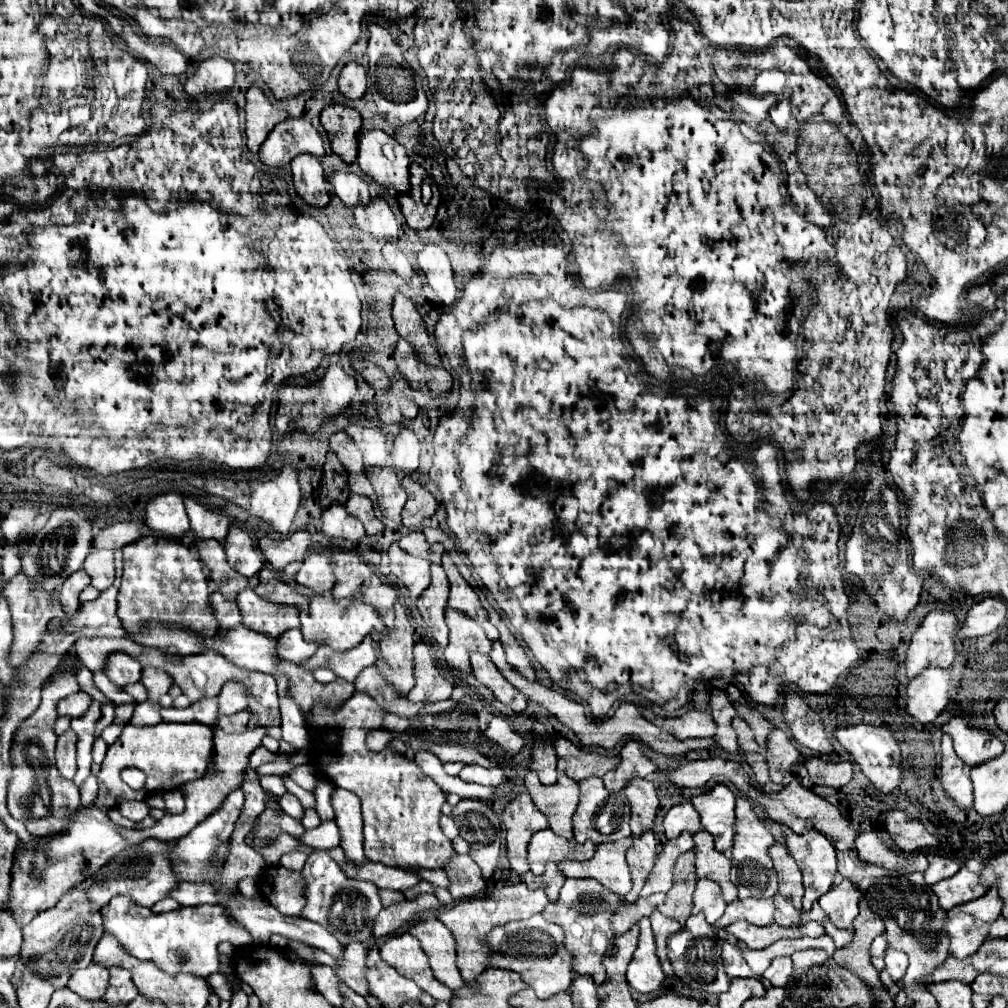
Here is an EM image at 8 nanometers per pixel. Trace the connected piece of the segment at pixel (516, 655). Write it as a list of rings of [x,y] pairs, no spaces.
[[[487,606],[487,612],[489,612],[489,618],[491,622],[499,628],[501,632],[501,644],[505,648],[505,654],[507,654],[507,662],[517,670],[521,672],[527,680],[535,680],[535,668],[531,666],[531,660],[527,658],[523,646],[519,644],[519,640],[509,632],[509,628],[505,626],[505,622],[501,620],[501,616],[497,614],[497,610],[493,610],[491,606]]]

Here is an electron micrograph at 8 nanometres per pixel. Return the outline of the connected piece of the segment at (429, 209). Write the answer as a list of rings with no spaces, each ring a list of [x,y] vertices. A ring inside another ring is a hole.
[[[411,164],[411,192],[397,198],[399,206],[401,206],[401,212],[405,216],[405,222],[413,230],[427,230],[433,224],[435,212],[437,212],[437,206],[439,206],[439,200],[441,200],[437,184],[433,182],[431,184],[433,198],[431,198],[429,204],[423,204],[421,182],[427,180],[427,178],[429,178],[427,172],[419,164]]]

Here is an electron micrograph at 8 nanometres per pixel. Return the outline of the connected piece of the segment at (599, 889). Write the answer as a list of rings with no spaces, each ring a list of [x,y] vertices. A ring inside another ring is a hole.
[[[565,880],[565,886],[561,888],[561,896],[555,904],[547,904],[541,912],[547,922],[553,922],[563,928],[565,932],[565,948],[573,954],[573,970],[577,974],[589,974],[595,984],[605,982],[605,966],[603,958],[609,948],[613,948],[613,930],[609,926],[609,918],[613,916],[615,908],[619,908],[621,898],[617,894],[611,894],[603,884],[597,884],[595,880]]]

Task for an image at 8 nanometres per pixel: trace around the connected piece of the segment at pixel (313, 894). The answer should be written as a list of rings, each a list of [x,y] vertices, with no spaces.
[[[314,849],[313,851],[303,868],[307,904],[301,916],[321,924],[341,944],[367,942],[373,930],[373,918],[369,918],[369,888],[363,888],[363,882],[359,880],[347,878],[330,857],[329,850]]]

